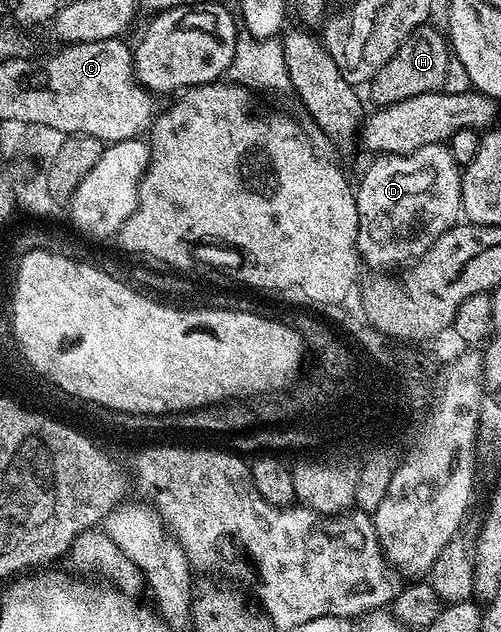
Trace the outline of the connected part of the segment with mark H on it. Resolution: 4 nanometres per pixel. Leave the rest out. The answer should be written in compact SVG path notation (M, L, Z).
M425 25L413 32L404 44L378 69L378 73L370 80L373 104L388 107L398 101L406 101L406 97L418 97L422 93L430 93L443 88L447 79L450 64L450 48L448 40L432 28Z

